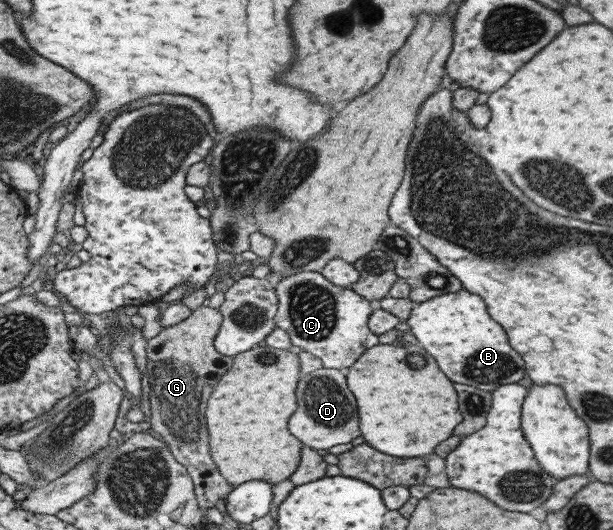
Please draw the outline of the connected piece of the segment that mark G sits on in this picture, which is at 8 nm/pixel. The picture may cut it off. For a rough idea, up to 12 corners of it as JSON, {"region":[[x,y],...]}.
{"region":[[202,303],[145,344],[149,431],[186,468],[201,510],[234,487],[203,410],[232,365]]}

